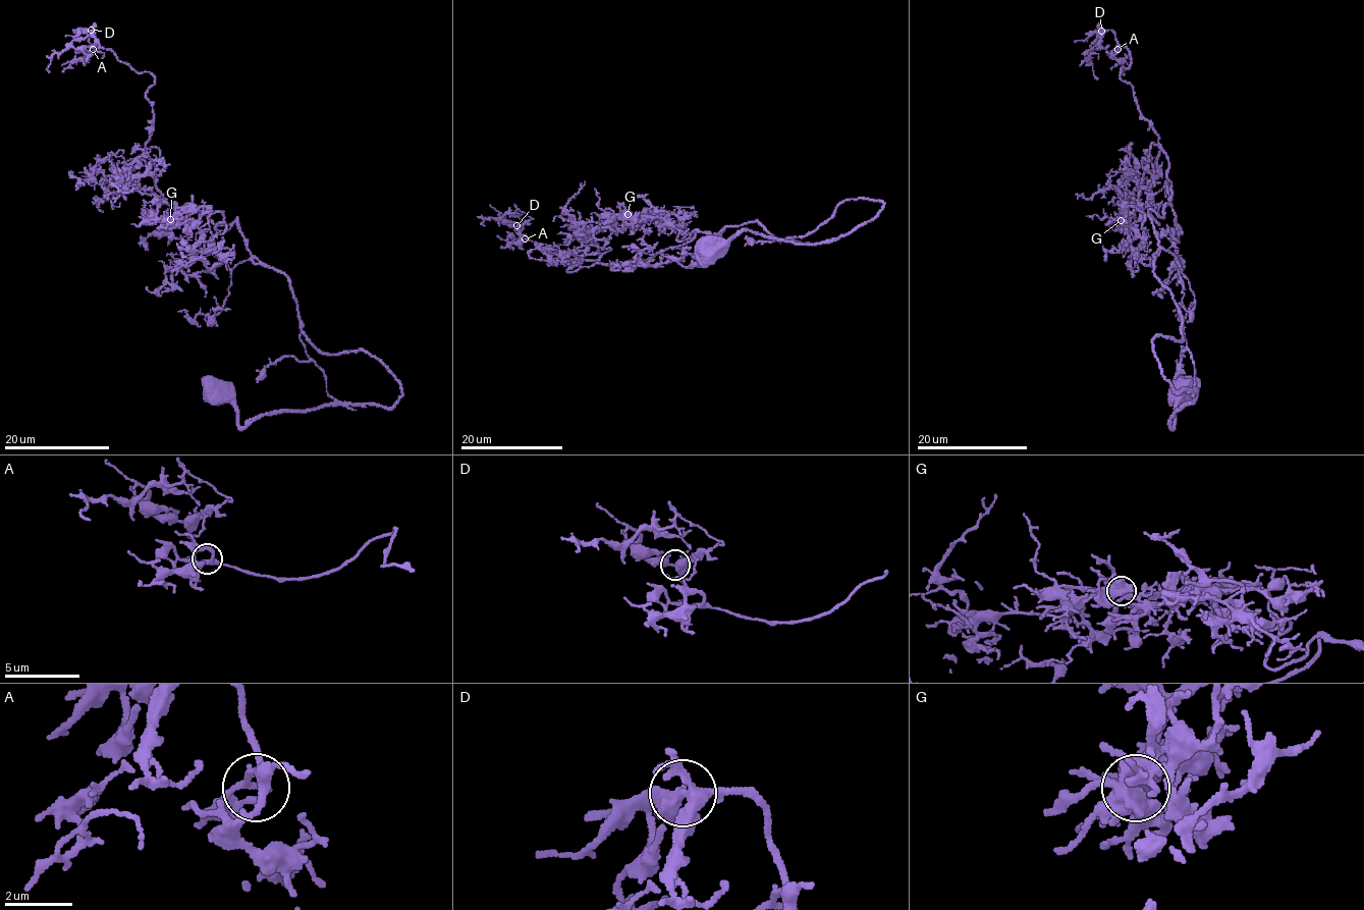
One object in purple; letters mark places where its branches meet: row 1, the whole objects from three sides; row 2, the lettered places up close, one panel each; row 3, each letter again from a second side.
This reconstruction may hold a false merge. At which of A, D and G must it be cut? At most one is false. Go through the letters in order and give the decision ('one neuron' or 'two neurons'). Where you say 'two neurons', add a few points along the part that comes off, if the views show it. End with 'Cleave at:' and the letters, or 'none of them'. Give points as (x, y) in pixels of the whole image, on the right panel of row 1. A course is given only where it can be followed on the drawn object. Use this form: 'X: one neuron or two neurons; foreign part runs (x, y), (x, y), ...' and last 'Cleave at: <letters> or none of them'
A: one neuron
D: one neuron
G: two neurons; foreign part runs (1121, 220), (1122, 217), (1133, 222), (1139, 218), (1140, 191)
Cleave at: G

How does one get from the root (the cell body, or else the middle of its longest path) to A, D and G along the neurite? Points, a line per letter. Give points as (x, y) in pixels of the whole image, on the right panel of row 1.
A: (1182, 392), (1171, 427), (1197, 390), (1152, 264), (1148, 211), (1171, 204), (1168, 158), (1117, 49)
D: (1182, 392), (1171, 427), (1197, 390), (1152, 264), (1167, 156), (1120, 75), (1130, 51), (1101, 30)
G: (1182, 392), (1171, 427), (1196, 396), (1194, 361), (1153, 272), (1150, 214), (1158, 222), (1124, 203), (1121, 220)

